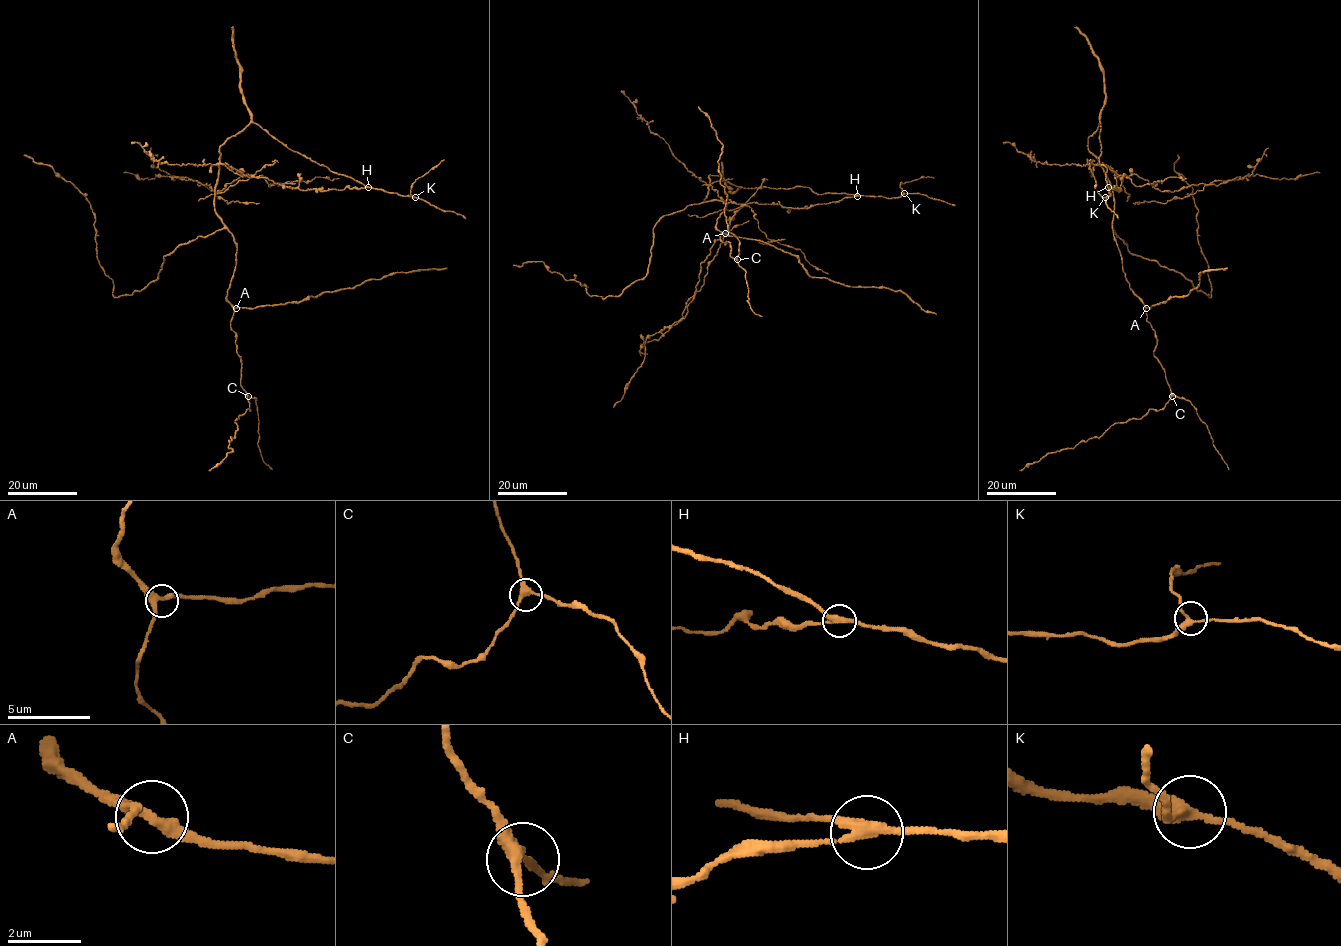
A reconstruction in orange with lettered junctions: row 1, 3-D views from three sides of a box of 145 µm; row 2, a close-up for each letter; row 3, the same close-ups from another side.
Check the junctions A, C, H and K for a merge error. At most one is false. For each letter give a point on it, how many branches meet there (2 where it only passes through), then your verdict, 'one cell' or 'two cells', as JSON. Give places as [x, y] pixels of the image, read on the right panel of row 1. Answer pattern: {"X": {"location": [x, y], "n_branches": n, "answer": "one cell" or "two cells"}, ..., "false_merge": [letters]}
{"A": {"location": [1146, 308], "n_branches": 3, "answer": "one cell"}, "C": {"location": [1172, 396], "n_branches": 3, "answer": "one cell"}, "H": {"location": [1108, 187], "n_branches": 3, "answer": "two cells"}, "K": {"location": [1105, 197], "n_branches": 3, "answer": "one cell"}, "false_merge": ["H"]}

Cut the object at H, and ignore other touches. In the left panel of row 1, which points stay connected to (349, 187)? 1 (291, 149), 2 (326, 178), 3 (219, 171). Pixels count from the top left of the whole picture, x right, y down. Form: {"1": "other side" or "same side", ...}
{"1": "other side", "2": "same side", "3": "other side"}

